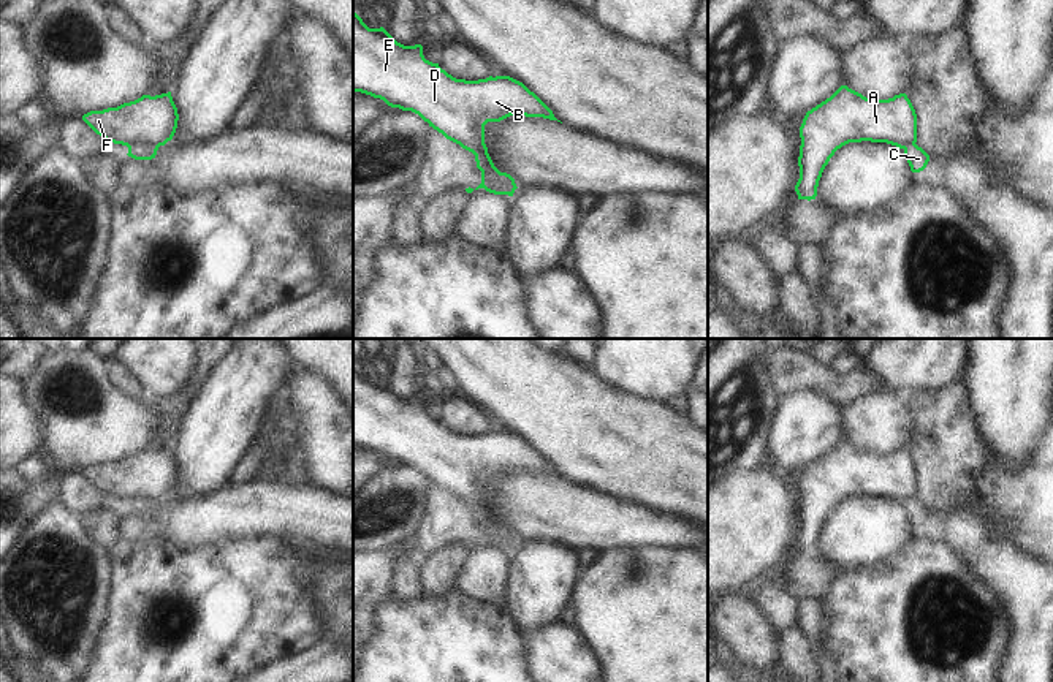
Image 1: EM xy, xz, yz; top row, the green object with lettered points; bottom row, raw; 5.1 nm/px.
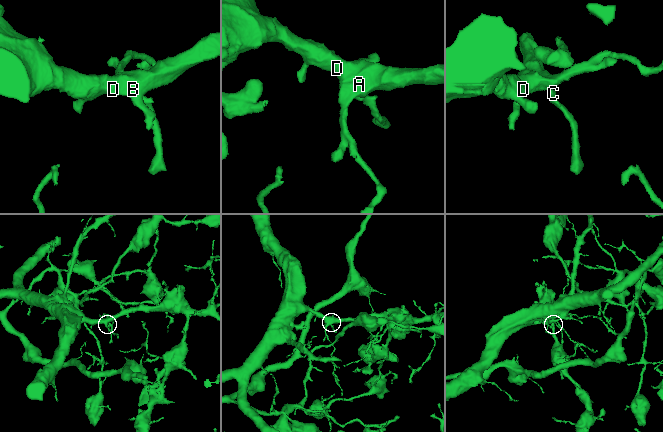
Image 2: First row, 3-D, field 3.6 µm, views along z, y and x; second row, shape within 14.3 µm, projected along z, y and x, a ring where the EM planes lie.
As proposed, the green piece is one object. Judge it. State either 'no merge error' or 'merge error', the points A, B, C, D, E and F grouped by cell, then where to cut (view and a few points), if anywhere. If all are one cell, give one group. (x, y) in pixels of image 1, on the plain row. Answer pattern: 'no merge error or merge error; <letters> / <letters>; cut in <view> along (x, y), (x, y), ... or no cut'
merge error; A B D E F / C; cut in xz along (482, 538), (501, 534), (516, 541)

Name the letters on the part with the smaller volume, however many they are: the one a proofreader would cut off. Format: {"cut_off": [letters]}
{"cut_off": ["C"]}

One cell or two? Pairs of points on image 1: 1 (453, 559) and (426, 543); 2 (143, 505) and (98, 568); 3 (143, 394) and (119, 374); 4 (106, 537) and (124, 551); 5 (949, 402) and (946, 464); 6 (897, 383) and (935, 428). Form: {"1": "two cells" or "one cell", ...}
{"1": "two cells", "2": "two cells", "3": "one cell", "4": "two cells", "5": "one cell", "6": "two cells"}

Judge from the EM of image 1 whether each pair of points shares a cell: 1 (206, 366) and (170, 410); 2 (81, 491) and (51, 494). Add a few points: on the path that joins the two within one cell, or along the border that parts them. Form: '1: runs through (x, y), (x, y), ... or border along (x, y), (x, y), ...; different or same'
1: runs through (198, 377), (181, 401); same
2: border along (57, 481), (59, 500); different

